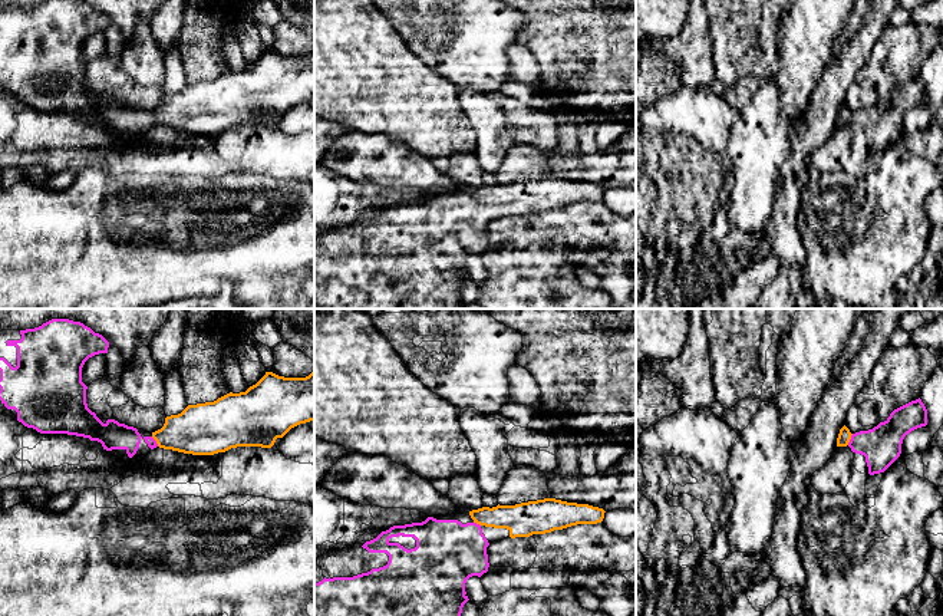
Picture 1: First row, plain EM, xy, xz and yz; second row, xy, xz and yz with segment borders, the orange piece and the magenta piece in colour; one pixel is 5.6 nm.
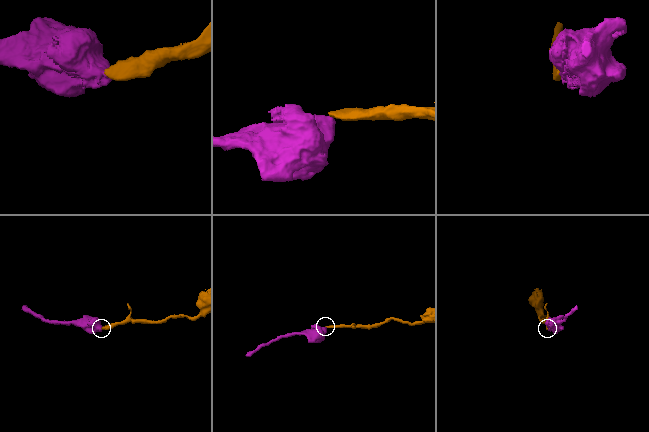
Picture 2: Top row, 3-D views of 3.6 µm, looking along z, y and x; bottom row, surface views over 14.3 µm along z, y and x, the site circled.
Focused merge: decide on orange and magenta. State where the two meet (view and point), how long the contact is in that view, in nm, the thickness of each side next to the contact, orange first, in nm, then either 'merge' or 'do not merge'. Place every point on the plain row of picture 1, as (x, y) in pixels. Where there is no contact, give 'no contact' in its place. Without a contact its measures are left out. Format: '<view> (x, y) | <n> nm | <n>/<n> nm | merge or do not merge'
yz (850, 117) | 70 nm | 70/220 nm | merge

